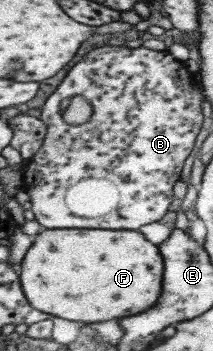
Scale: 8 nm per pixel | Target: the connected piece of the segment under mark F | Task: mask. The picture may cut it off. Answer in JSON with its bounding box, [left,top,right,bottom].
[19,229,166,326]

